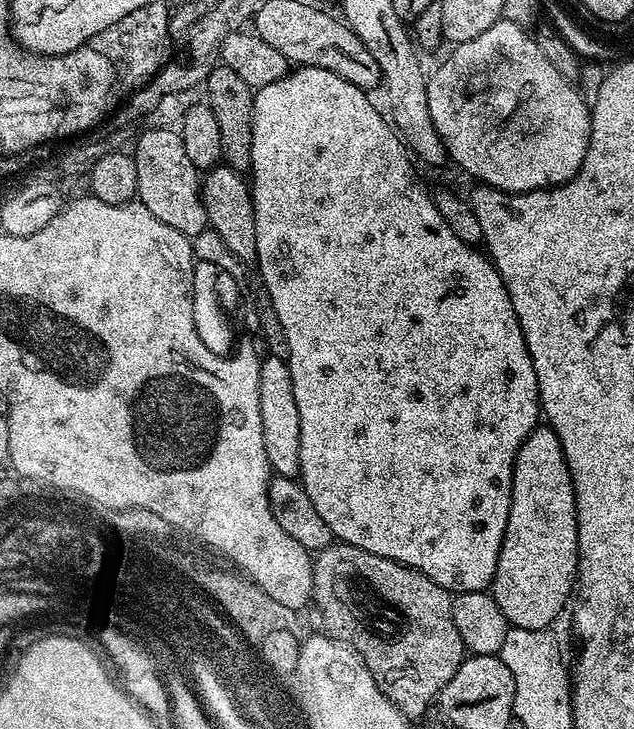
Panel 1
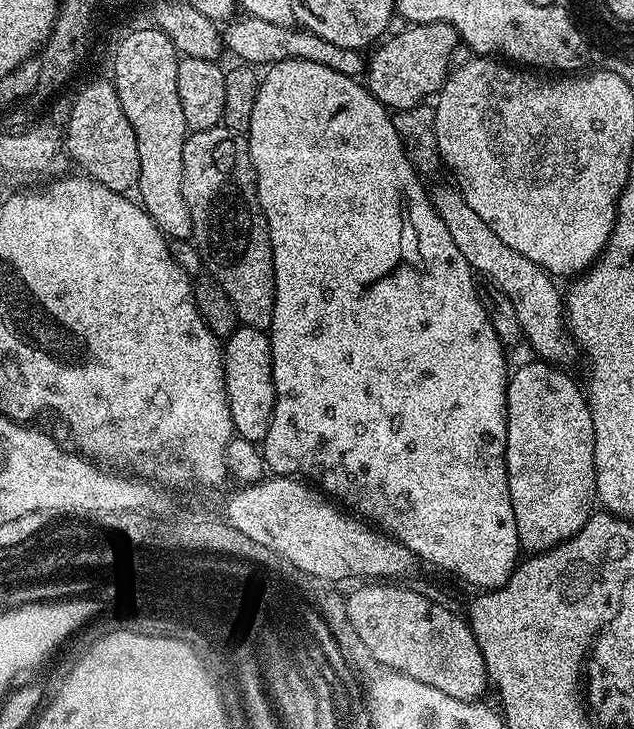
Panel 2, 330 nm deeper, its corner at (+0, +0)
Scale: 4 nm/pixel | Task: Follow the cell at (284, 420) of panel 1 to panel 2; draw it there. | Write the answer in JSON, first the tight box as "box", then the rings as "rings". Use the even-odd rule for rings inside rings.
{"box":[223,326,276,445],"rings":[[[238,326],[234,334],[223,341],[224,385],[230,406],[232,430],[237,437],[259,445],[270,430],[270,418],[274,414],[276,391],[272,381],[272,342],[268,332]]]}

